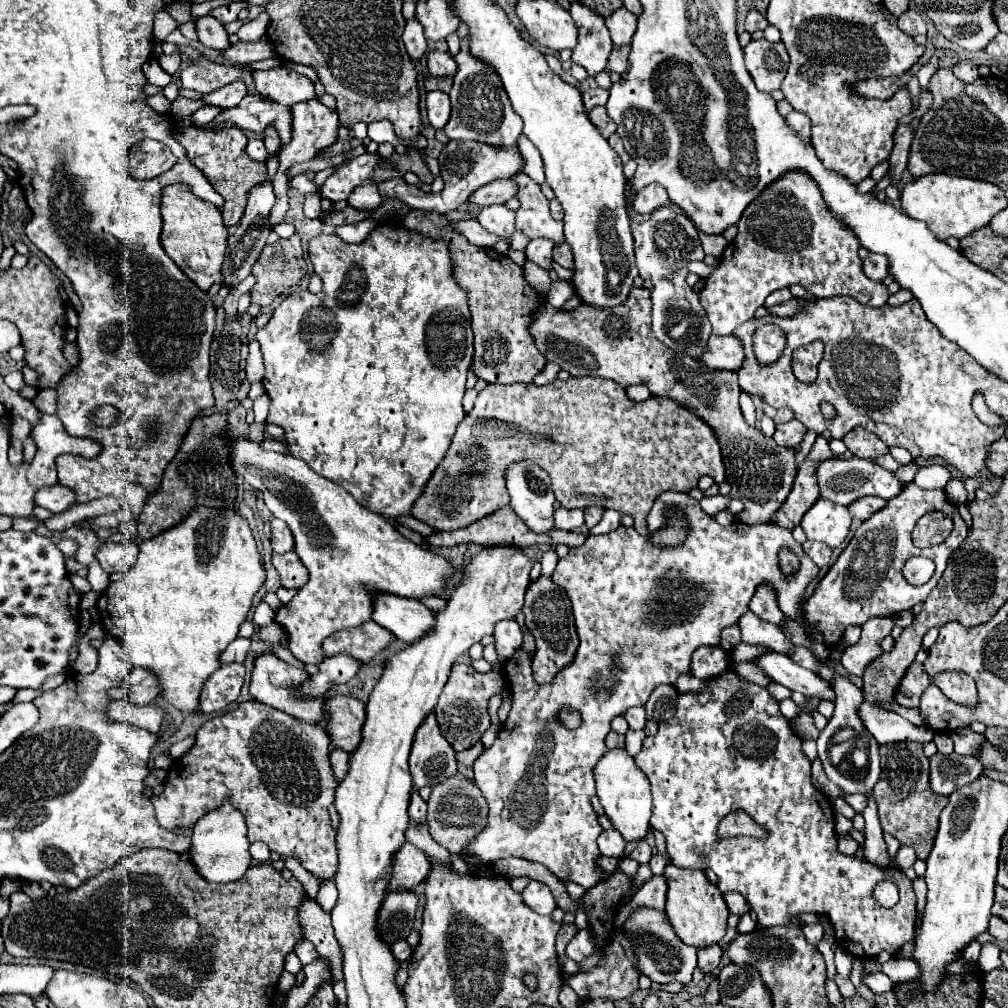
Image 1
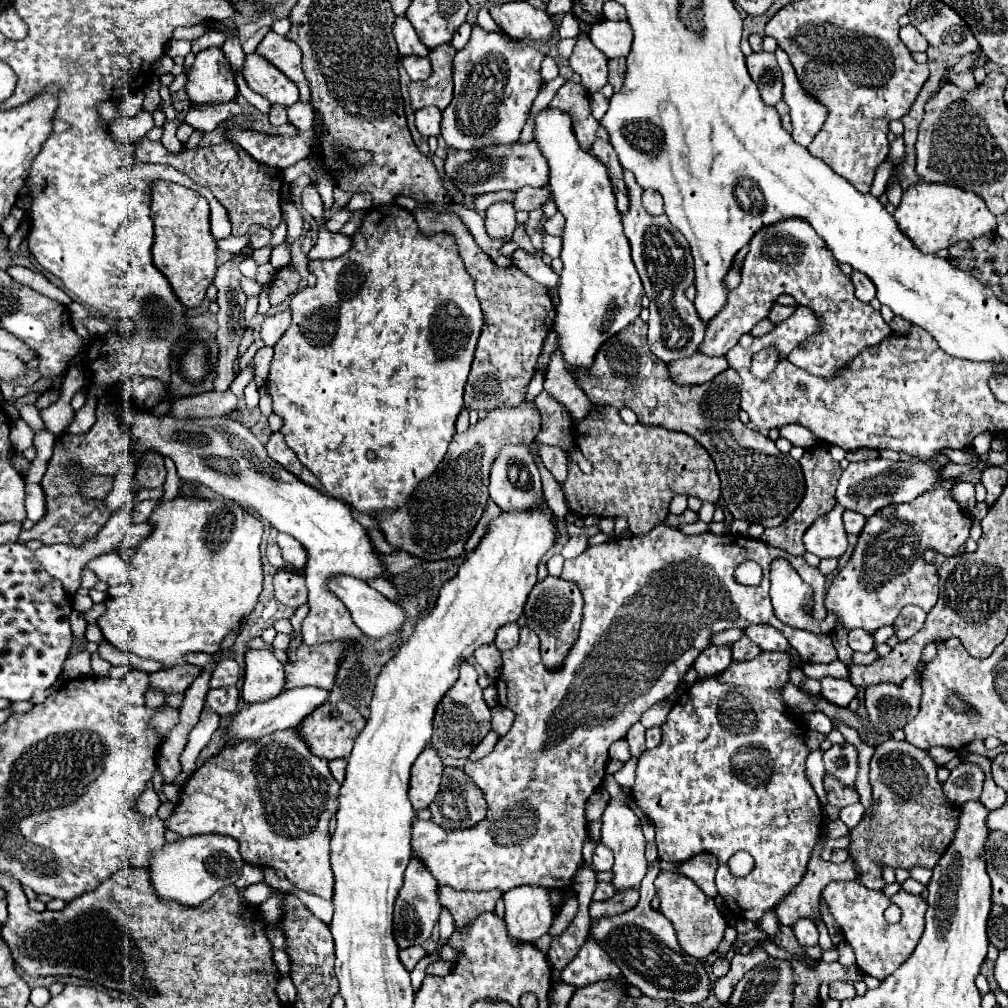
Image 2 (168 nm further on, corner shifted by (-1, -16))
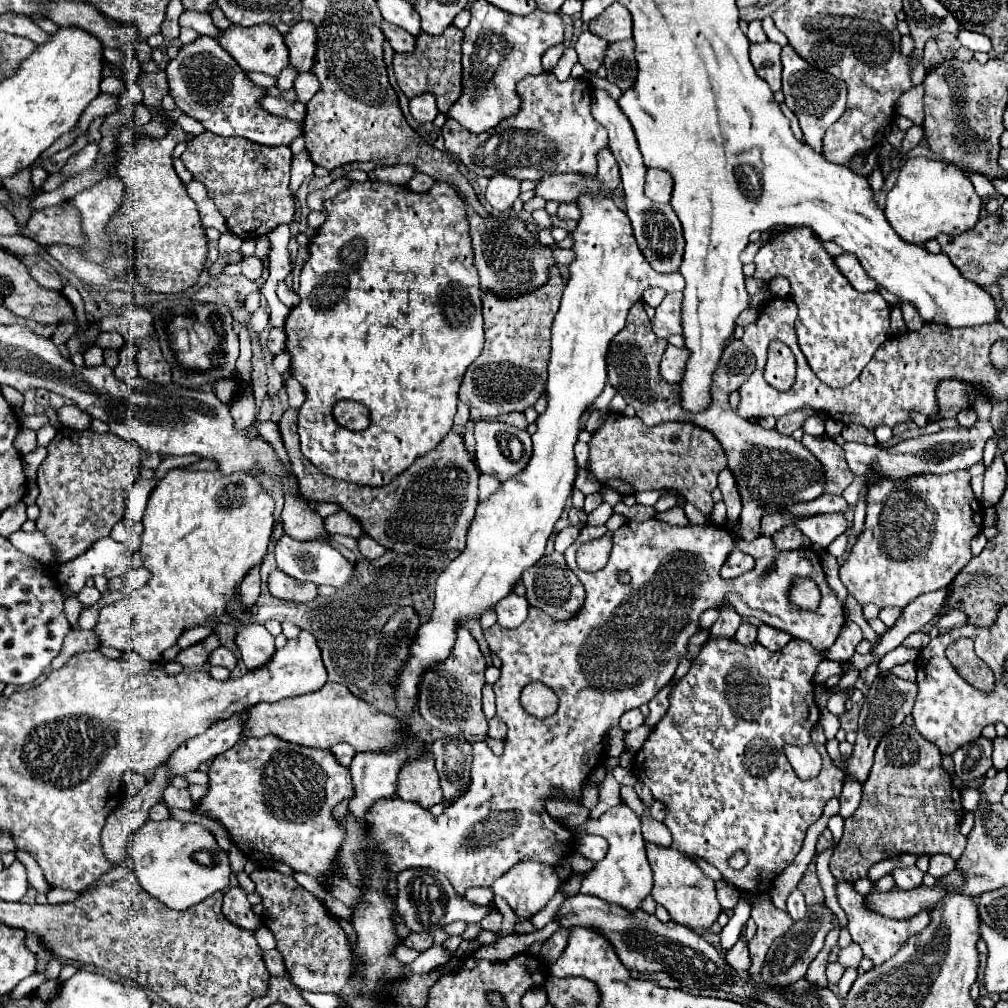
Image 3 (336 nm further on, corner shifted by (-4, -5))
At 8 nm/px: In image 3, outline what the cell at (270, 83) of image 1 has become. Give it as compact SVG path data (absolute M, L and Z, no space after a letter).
M231 25L223 31L219 43L243 71L259 71L279 77L279 73L289 65L281 33L269 25Z

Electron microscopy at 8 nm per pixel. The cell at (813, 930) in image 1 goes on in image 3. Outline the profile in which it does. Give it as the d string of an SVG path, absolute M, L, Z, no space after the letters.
M795 889L789 899L787 899L787 913L791 915L793 921L801 921L805 915L807 915L807 903L805 903L805 897L799 889Z

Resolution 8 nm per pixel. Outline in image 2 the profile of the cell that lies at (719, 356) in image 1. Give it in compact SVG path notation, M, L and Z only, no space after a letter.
M688 356L680 358L668 364L670 378L680 386L692 386L692 384L704 384L712 380L718 372L724 372L728 368L726 358L708 358L708 356Z

